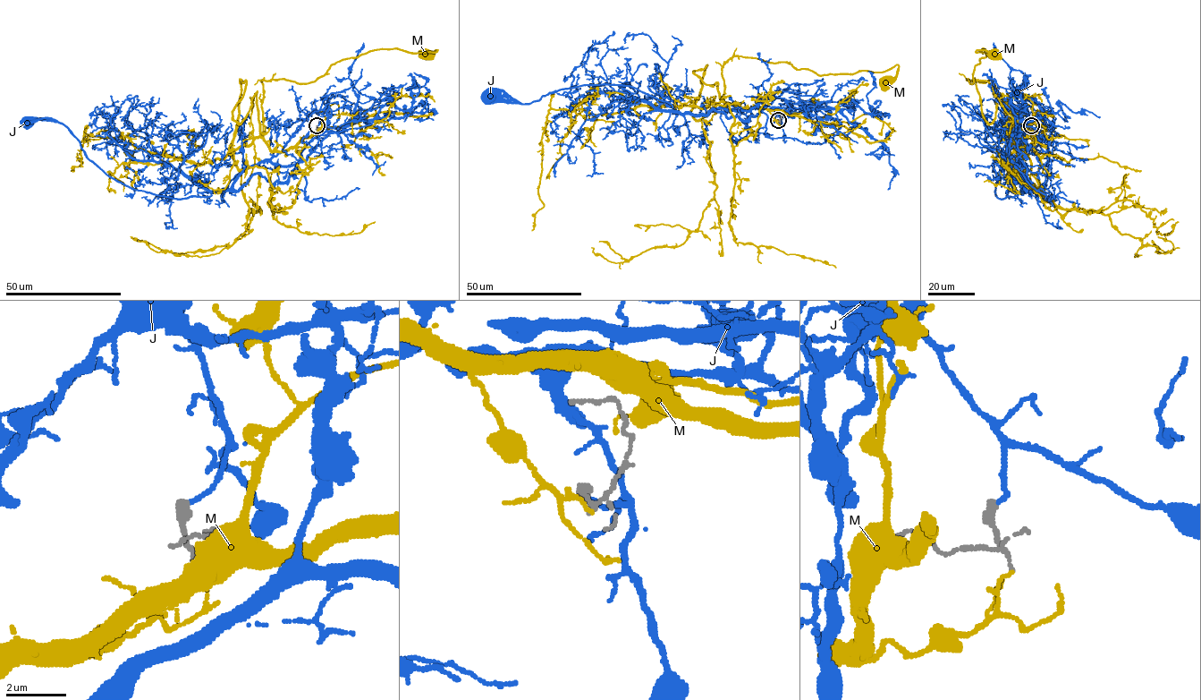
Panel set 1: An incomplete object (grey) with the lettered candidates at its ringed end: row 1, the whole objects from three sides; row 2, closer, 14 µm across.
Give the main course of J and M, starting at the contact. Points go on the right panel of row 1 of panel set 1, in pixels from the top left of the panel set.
J: (1031, 126), (1020, 113), (1025, 190), (1000, 199), (995, 183), (1014, 129), (1014, 122), (1007, 122)
M: (1032, 131), (1015, 150), (1007, 103), (987, 81), (967, 79), (974, 81), (986, 55), (976, 50), (993, 53)

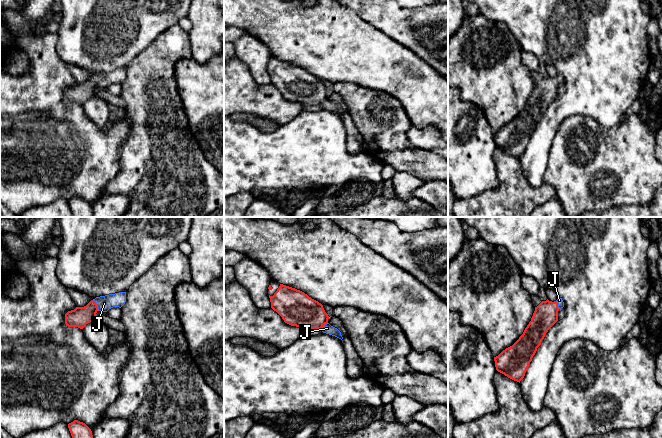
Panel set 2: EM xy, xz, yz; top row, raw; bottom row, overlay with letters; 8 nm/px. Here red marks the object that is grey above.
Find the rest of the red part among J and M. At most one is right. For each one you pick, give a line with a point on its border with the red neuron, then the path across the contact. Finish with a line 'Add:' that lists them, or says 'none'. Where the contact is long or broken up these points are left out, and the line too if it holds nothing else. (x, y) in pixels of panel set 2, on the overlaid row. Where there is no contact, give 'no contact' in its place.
J: xy (96, 305) | across xy (80, 316), (85, 315), (96, 305), (104, 303)
Add: J

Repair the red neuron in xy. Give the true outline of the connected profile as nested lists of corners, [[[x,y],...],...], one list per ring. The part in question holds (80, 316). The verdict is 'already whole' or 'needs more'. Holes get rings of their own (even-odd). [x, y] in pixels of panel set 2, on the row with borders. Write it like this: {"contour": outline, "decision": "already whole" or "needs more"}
{"contour": [[[119,292],[96,297],[84,307],[76,307],[65,314],[65,324],[68,327],[83,329],[86,324],[97,320],[98,311],[107,312],[113,307],[121,308],[126,302],[126,292]]], "decision": "needs more"}

